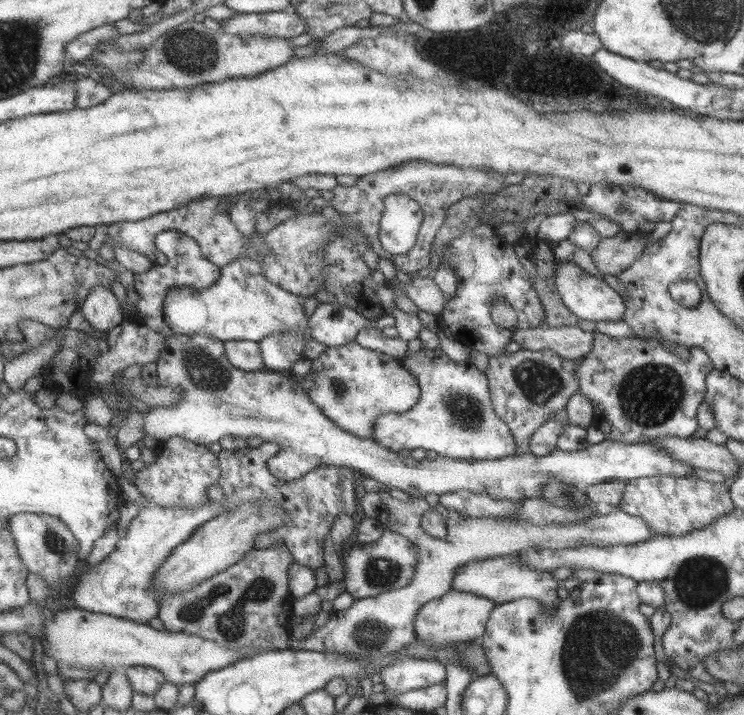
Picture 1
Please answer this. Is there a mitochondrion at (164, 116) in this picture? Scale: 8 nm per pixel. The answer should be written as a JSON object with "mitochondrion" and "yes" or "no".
{"mitochondrion":"no"}

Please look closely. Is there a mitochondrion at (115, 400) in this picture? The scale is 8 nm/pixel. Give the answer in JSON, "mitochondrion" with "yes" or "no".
{"mitochondrion":"no"}

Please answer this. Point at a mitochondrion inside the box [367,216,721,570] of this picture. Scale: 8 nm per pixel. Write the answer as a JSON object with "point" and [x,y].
{"point":[649,395]}

